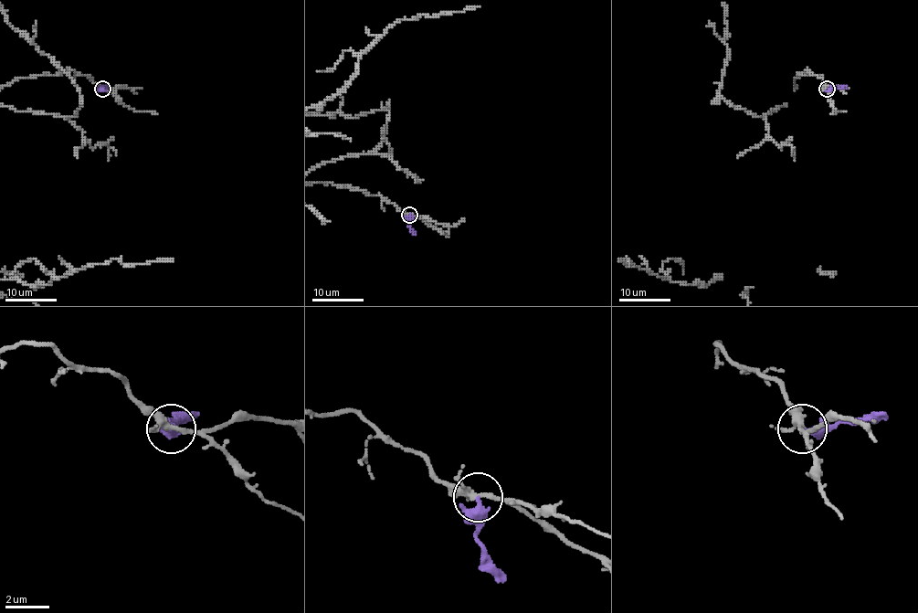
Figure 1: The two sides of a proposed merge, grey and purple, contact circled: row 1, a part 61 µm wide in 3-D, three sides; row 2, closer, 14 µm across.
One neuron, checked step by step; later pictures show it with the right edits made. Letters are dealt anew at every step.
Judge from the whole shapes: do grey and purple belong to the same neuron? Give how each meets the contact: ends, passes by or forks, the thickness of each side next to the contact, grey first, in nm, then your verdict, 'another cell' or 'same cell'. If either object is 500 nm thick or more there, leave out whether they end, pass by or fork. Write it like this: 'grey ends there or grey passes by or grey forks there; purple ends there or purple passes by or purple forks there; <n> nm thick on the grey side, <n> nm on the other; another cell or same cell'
grey forks there; purple passes by; 240 nm thick on the grey side, 320 nm on the other; another cell

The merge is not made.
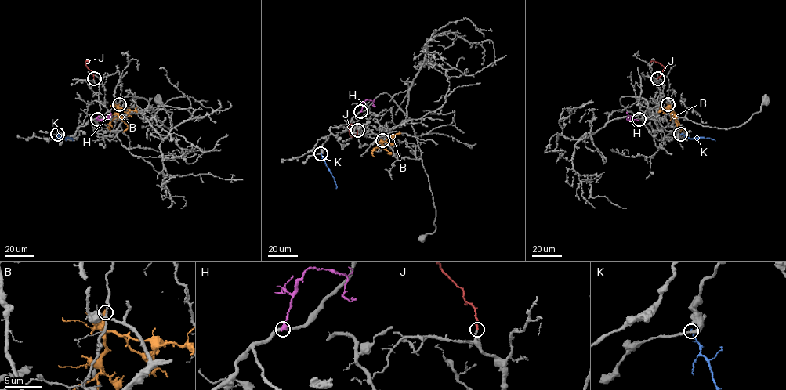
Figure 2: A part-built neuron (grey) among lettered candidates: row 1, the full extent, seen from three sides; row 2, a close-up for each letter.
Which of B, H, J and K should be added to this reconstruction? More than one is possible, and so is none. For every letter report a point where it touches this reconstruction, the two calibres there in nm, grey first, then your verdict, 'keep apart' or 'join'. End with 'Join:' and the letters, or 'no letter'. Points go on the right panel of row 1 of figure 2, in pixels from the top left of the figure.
B: (668, 104) | 240/320 nm | keep apart
H: (639, 119) | 360/480 nm | keep apart
J: (657, 78) | 140/190 nm | join
K: (680, 134) | 240/200 nm | keep apart
Join: J

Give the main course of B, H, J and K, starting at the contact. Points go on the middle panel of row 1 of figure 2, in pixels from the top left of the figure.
B: (382, 140), (382, 146), (392, 153), (386, 153)
H: (360, 111), (366, 99), (373, 101), (374, 106)
J: (357, 130), (357, 134), (350, 137), (349, 124)
K: (320, 153), (334, 178), (336, 188)

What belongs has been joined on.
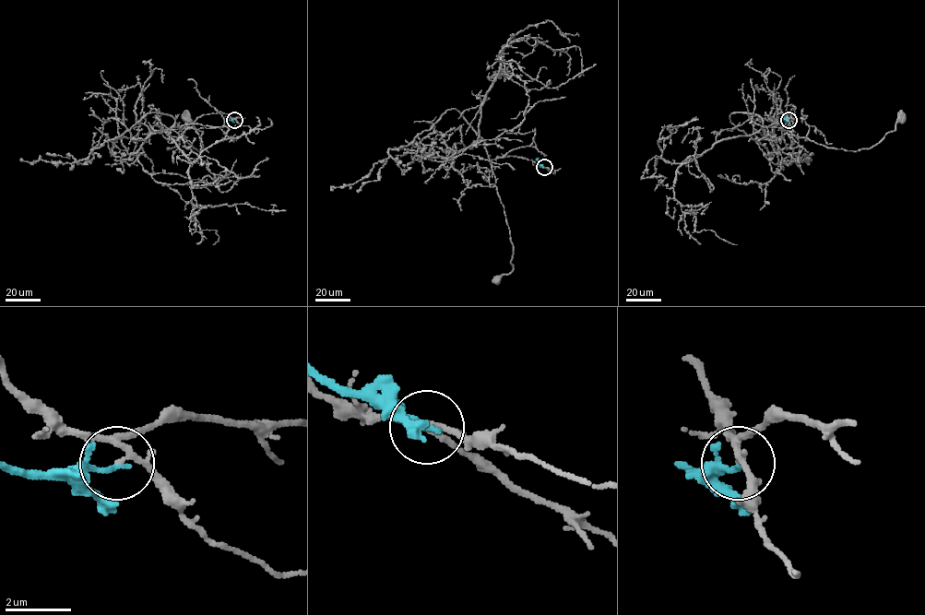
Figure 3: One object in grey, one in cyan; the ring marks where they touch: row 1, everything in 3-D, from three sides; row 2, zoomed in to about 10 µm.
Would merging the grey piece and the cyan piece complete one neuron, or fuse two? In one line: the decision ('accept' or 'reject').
reject

